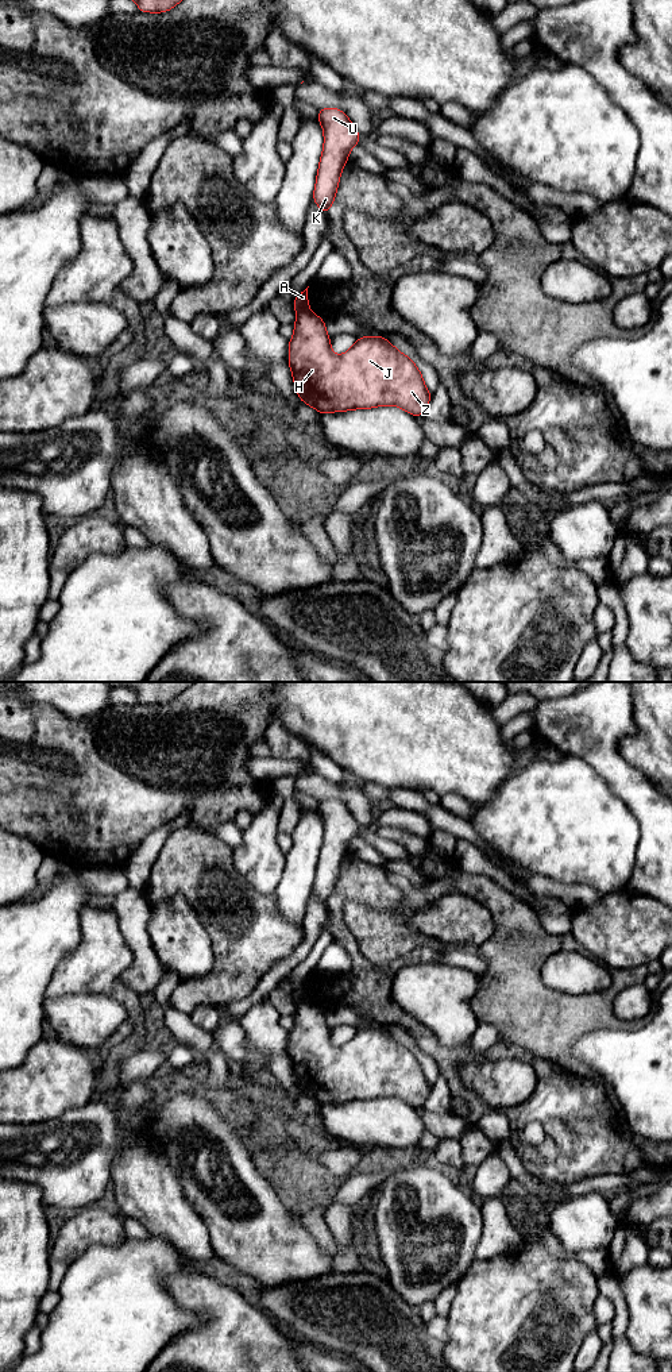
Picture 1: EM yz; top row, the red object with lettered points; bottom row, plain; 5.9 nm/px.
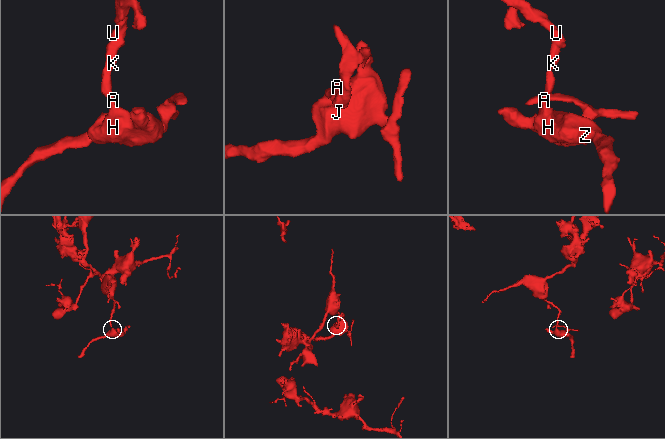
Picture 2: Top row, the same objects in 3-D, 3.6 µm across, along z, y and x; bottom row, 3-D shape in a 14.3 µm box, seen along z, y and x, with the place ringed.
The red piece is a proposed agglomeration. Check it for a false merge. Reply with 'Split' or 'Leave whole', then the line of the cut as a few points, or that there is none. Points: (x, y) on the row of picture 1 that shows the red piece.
Split. Split along yz (308, 309), (298, 312)

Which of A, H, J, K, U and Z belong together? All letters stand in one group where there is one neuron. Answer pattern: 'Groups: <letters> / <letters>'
Groups: A K U / H J Z

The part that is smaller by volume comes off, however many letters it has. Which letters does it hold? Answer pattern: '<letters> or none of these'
H, J, Z

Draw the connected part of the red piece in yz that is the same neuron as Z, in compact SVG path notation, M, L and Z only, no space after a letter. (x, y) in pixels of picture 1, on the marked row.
M310 311L297 313L294 336L289 340L289 366L298 397L321 415L395 405L417 417L424 416L432 397L416 363L382 336L359 338L347 352L336 357L331 348L331 338L325 329L325 320L321 320Z

